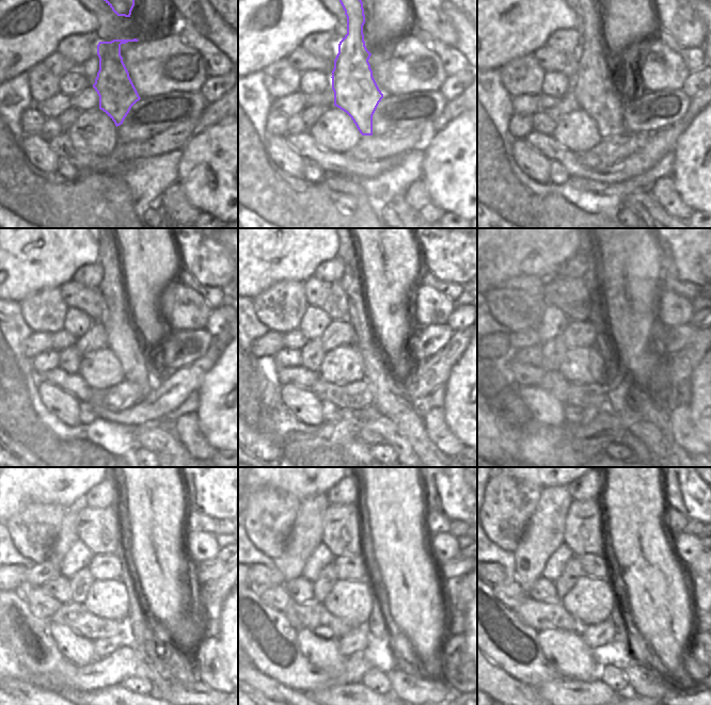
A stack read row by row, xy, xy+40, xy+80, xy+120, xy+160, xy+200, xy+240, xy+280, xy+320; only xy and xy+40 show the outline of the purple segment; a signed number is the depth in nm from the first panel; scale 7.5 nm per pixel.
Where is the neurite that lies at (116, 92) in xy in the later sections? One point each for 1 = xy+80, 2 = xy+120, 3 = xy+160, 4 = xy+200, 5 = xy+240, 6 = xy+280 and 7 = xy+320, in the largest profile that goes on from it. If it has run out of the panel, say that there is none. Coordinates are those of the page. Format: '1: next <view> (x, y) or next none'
1: next xy+80 (596, 94)
2: next xy+120 (123, 340)
3: next xy+160 (391, 401)
4: next xy+200 (632, 404)
5: next xy+240 (161, 655)
6: next xy+280 (379, 629)
7: next xy+320 (623, 633)

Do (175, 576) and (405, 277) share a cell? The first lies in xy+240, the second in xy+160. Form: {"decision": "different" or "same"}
{"decision": "same"}

